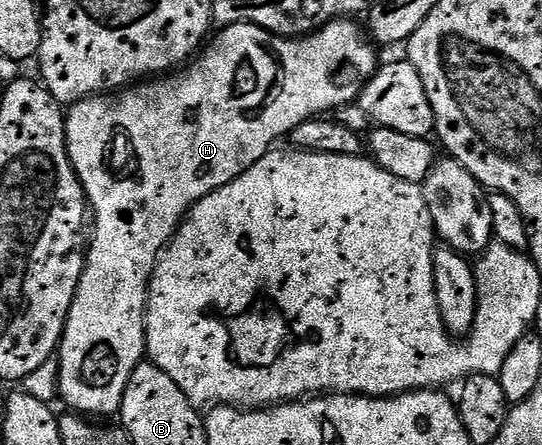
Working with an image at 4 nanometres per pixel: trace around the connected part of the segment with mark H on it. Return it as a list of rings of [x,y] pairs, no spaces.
[[[338,18],[336,22],[327,23],[322,30],[317,30],[314,34],[306,34],[304,38],[280,38],[251,24],[226,26],[218,33],[221,35],[217,39],[214,37],[184,68],[178,69],[168,76],[158,77],[156,80],[145,80],[140,84],[134,84],[116,92],[106,92],[85,98],[82,102],[74,102],[68,107],[65,115],[67,152],[71,164],[79,176],[81,187],[85,189],[92,217],[93,214],[97,217],[94,222],[93,219],[91,222],[91,237],[88,239],[85,255],[85,271],[79,280],[79,288],[75,292],[75,300],[69,310],[69,318],[65,322],[65,331],[59,347],[61,398],[69,405],[66,407],[70,411],[82,416],[116,415],[120,411],[127,380],[131,380],[131,372],[135,372],[135,368],[147,354],[145,309],[149,306],[149,281],[153,278],[153,269],[157,266],[157,259],[161,257],[163,251],[172,242],[173,235],[185,221],[185,215],[189,213],[189,209],[199,200],[203,200],[203,196],[207,196],[211,192],[231,184],[231,180],[243,176],[243,172],[247,172],[247,168],[254,166],[264,154],[268,154],[280,143],[277,142],[280,138],[281,141],[288,139],[289,133],[295,128],[299,128],[299,124],[303,124],[308,118],[328,115],[330,112],[336,112],[341,107],[356,103],[360,99],[362,88],[377,73],[379,61],[377,62],[378,47],[371,41],[370,35],[362,27],[361,31],[355,23],[356,21],[347,18]]]

